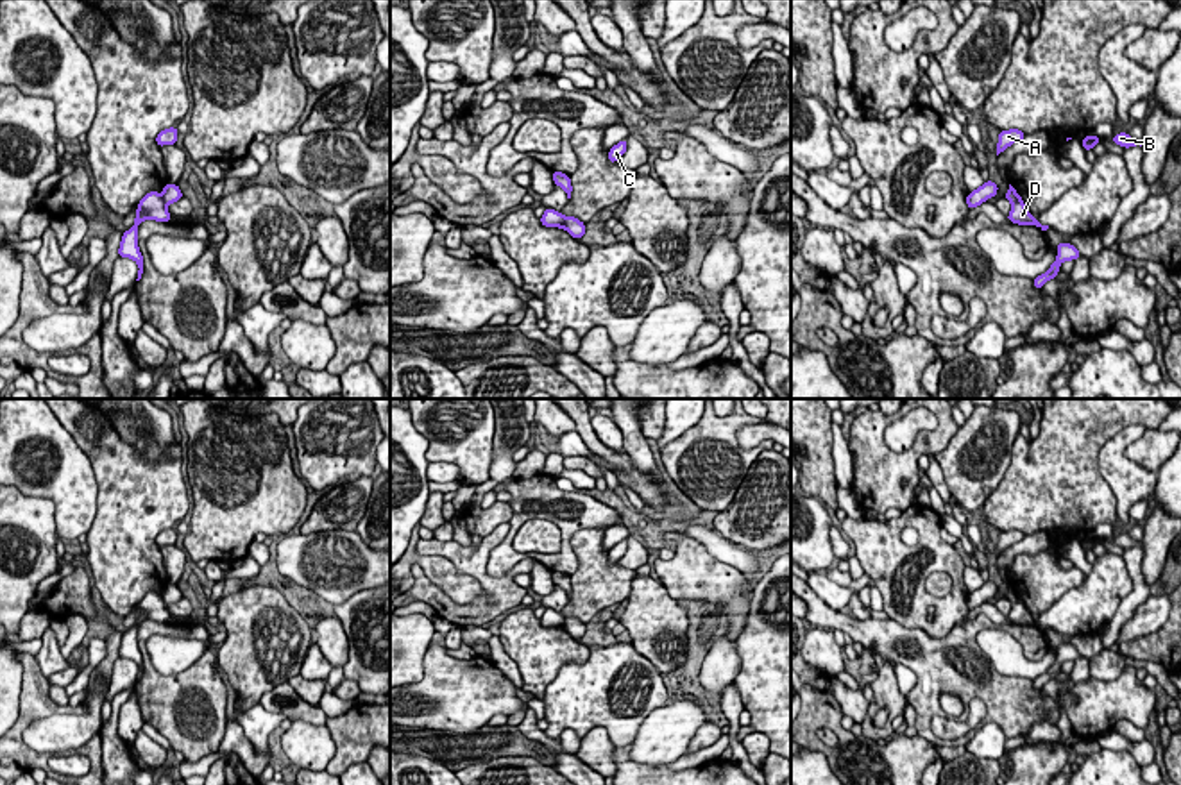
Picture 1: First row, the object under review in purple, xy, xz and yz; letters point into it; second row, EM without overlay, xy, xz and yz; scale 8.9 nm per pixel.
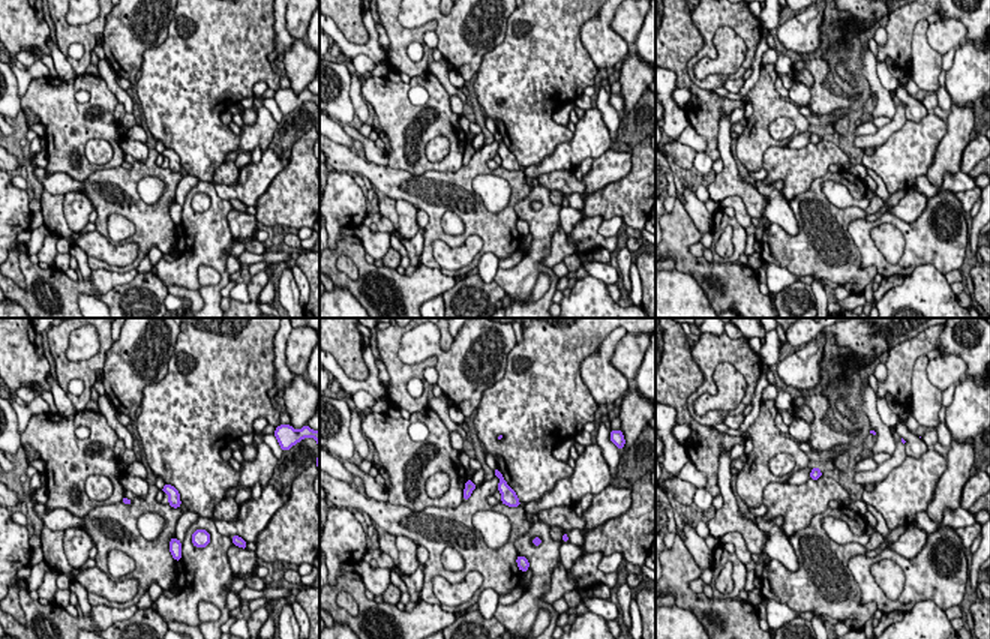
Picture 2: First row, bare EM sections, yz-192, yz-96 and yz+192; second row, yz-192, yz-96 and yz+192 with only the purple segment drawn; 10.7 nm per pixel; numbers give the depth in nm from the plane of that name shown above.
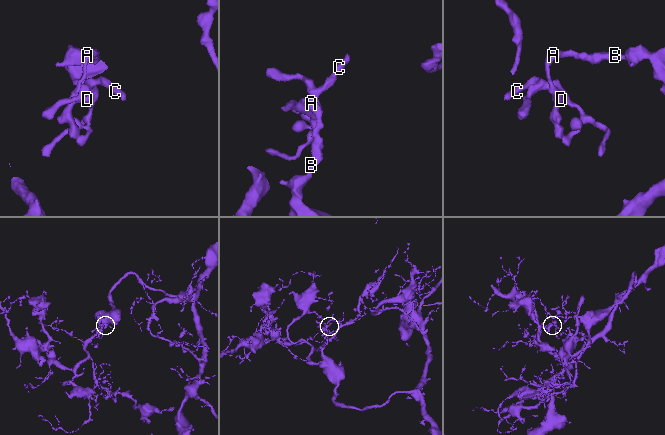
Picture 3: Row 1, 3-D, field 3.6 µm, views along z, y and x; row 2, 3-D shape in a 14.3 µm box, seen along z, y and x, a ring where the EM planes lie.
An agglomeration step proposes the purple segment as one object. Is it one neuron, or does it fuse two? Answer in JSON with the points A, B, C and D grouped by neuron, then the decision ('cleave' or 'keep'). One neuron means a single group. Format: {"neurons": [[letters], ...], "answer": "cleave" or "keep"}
{"neurons": [["A", "B", "D"], ["C"]], "answer": "cleave"}

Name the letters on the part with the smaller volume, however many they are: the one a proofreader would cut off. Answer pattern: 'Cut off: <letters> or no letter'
Cut off: C

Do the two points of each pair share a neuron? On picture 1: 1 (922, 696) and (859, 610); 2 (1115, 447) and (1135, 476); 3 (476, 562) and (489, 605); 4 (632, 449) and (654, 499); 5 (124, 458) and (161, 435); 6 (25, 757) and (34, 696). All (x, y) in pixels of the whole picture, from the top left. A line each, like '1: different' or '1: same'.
1: different
2: same
3: same
4: different
5: different
6: same

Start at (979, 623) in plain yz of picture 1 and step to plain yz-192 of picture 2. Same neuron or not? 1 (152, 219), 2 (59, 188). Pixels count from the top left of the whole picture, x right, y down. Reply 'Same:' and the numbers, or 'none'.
Same: 1, 2

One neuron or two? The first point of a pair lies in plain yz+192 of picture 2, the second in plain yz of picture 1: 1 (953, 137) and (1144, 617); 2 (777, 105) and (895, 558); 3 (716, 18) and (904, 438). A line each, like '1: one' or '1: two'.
1: two
2: one
3: two

